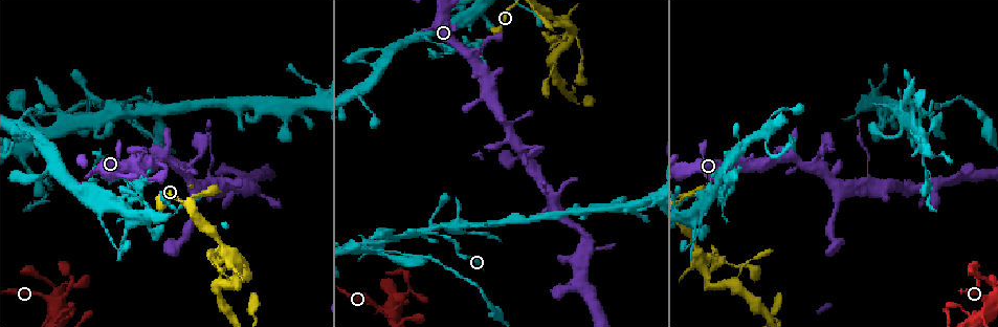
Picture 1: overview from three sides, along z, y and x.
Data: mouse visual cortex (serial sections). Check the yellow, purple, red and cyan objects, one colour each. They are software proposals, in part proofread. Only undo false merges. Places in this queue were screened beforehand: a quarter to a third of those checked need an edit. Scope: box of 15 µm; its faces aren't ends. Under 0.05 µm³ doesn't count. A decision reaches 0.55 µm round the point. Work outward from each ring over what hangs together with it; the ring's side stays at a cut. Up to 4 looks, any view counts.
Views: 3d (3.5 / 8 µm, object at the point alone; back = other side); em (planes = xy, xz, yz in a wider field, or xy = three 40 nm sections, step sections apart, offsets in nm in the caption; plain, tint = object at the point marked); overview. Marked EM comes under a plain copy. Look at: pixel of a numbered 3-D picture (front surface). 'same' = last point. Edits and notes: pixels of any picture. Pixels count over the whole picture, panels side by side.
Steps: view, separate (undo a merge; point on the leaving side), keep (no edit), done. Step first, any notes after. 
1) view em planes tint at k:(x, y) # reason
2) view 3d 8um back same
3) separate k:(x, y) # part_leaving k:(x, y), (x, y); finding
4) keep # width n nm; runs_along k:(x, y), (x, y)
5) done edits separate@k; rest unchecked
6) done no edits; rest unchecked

view em xy step 1 tint at 1:(224, 272) # sudden change in width

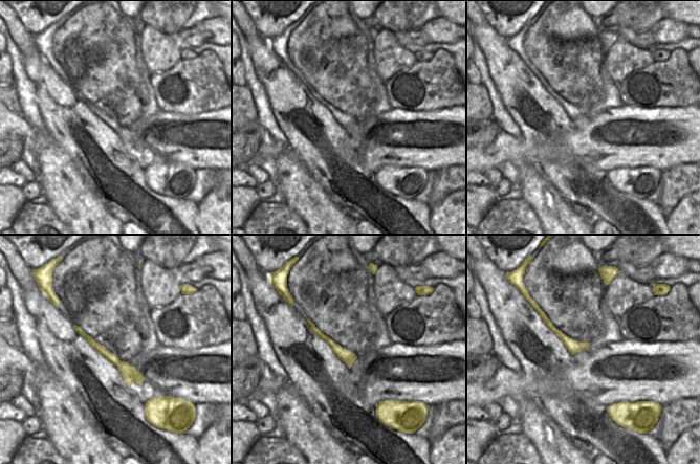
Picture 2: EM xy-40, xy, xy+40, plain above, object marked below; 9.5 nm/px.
view 3d 3.5um same # wider look

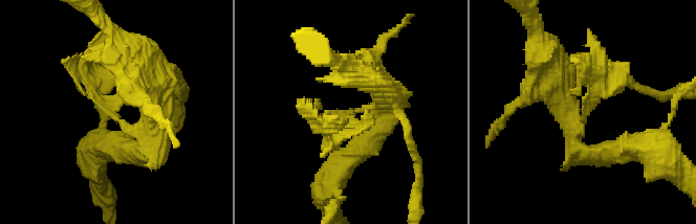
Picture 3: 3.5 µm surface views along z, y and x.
separate 3:(587, 101) # part_leaving 3:(583, 124), (602, 92), (593, 41); two cells meet here

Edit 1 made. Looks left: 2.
view 3d 3.5um at 1:(971, 315)

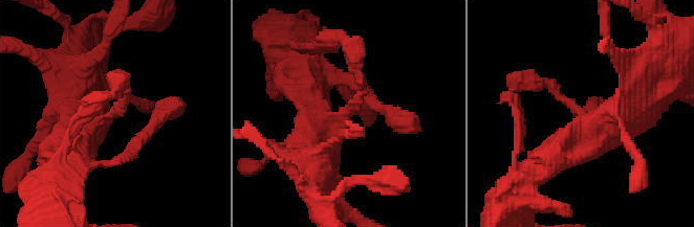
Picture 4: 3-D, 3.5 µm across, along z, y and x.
view em xy step 2 tint at 4:(116, 111) # arm_widths 150, 450 nm; need the tissue

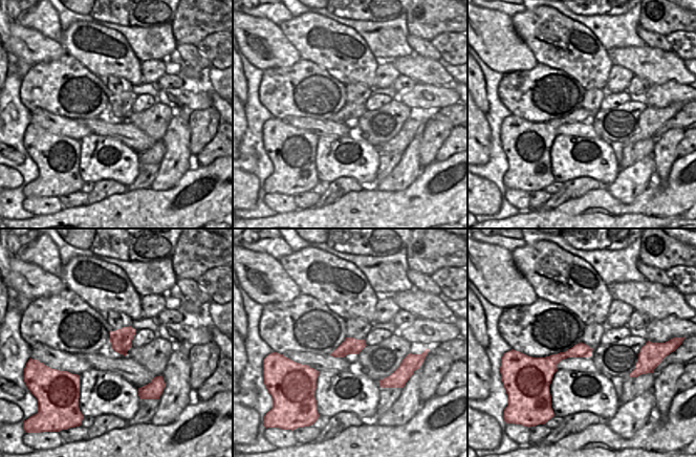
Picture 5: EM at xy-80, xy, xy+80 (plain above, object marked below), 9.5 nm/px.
keep # runs_along 4:(307, 143), (359, 103), (355, 54); one cell here

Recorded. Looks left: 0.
done edits separate@3; rest unchecked

